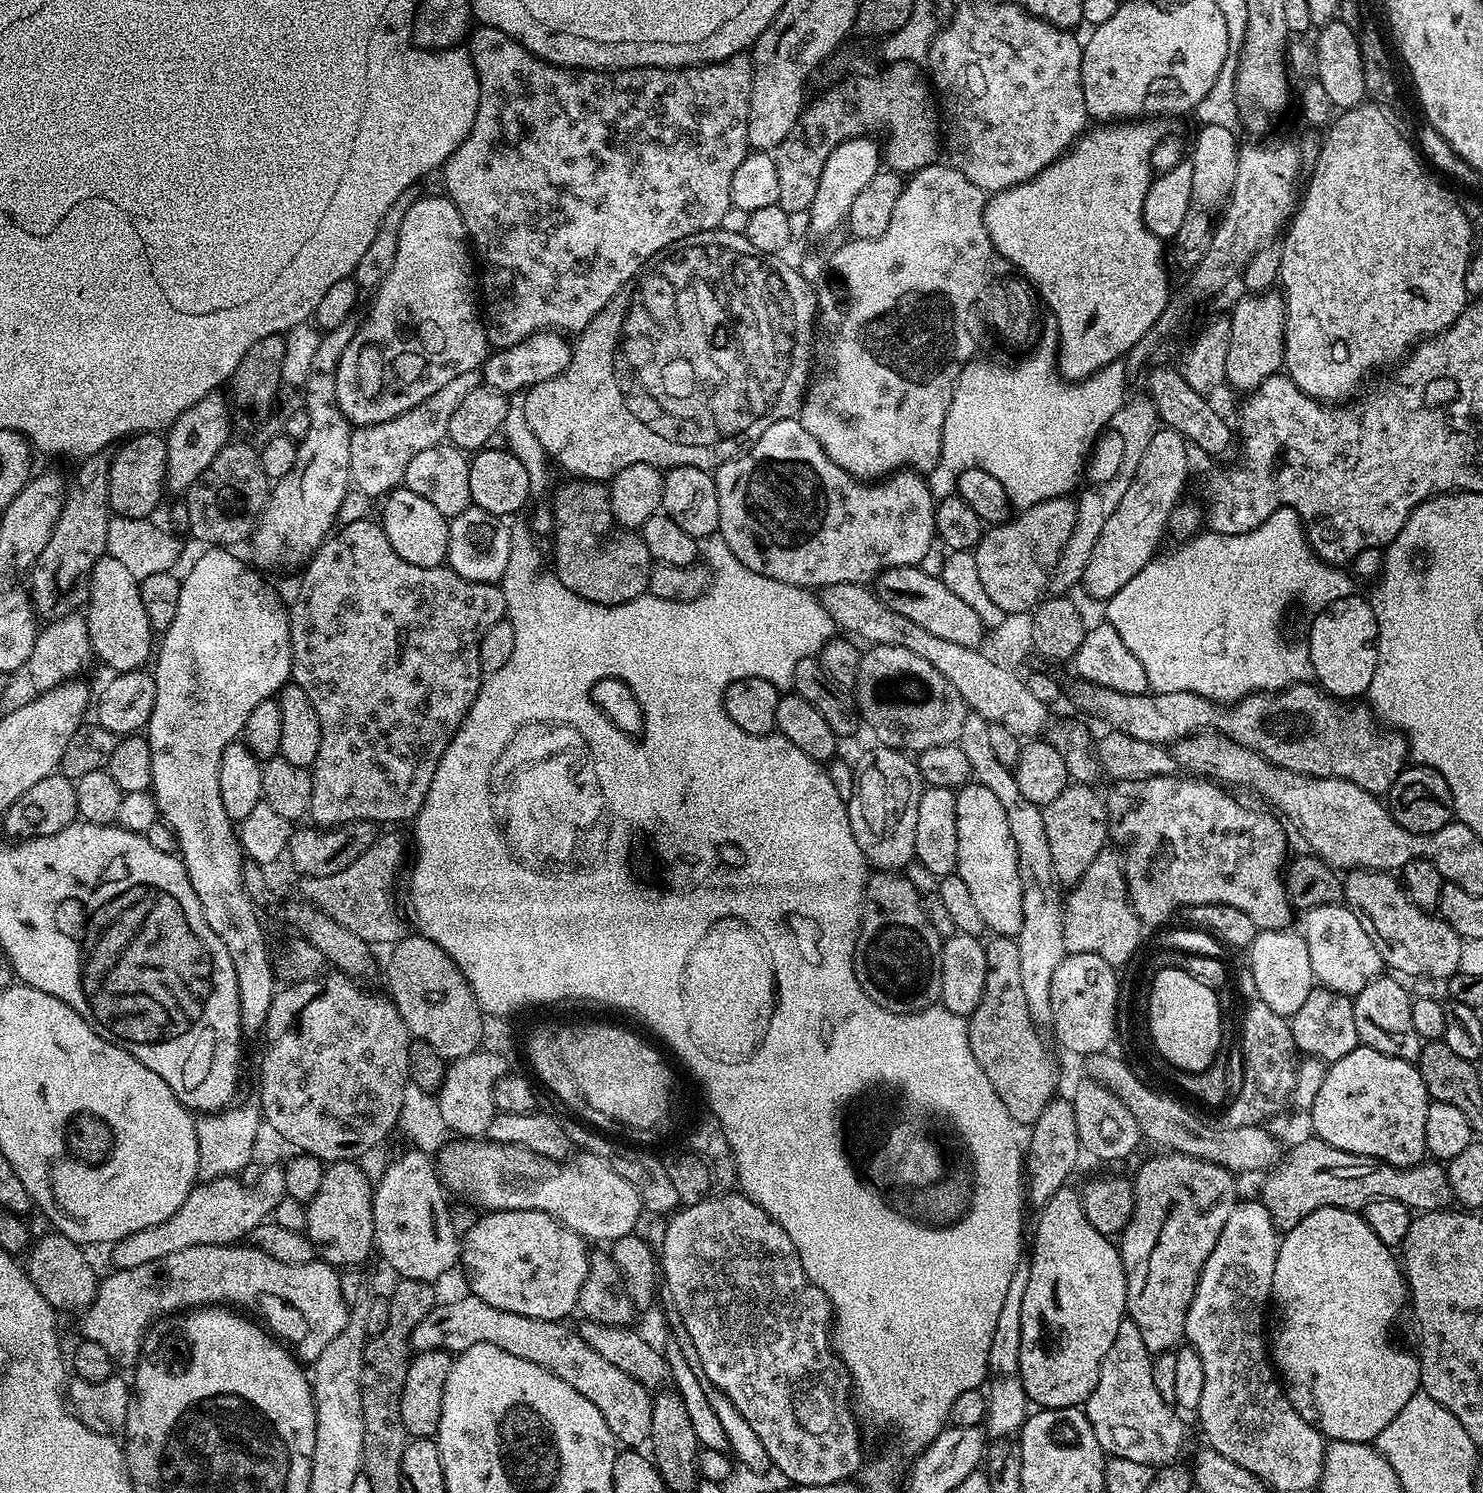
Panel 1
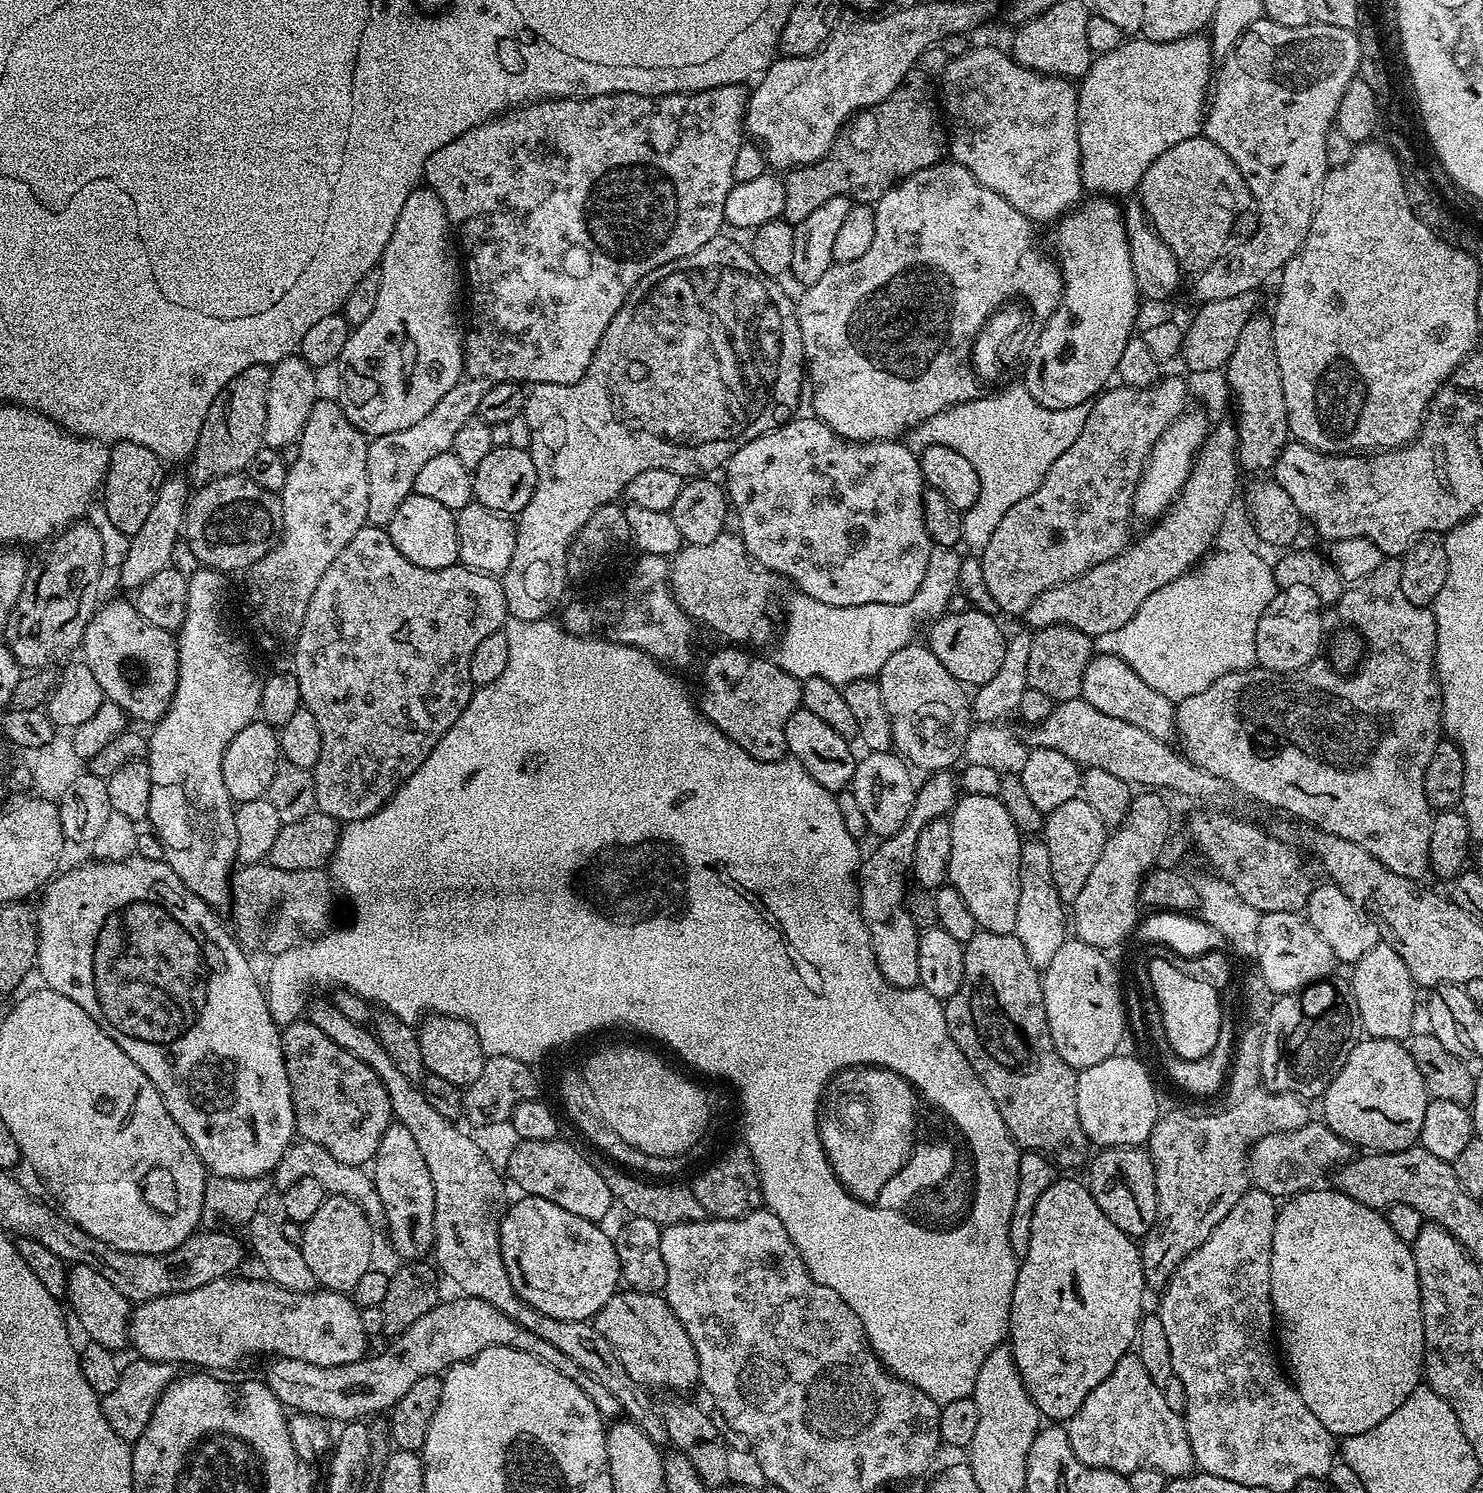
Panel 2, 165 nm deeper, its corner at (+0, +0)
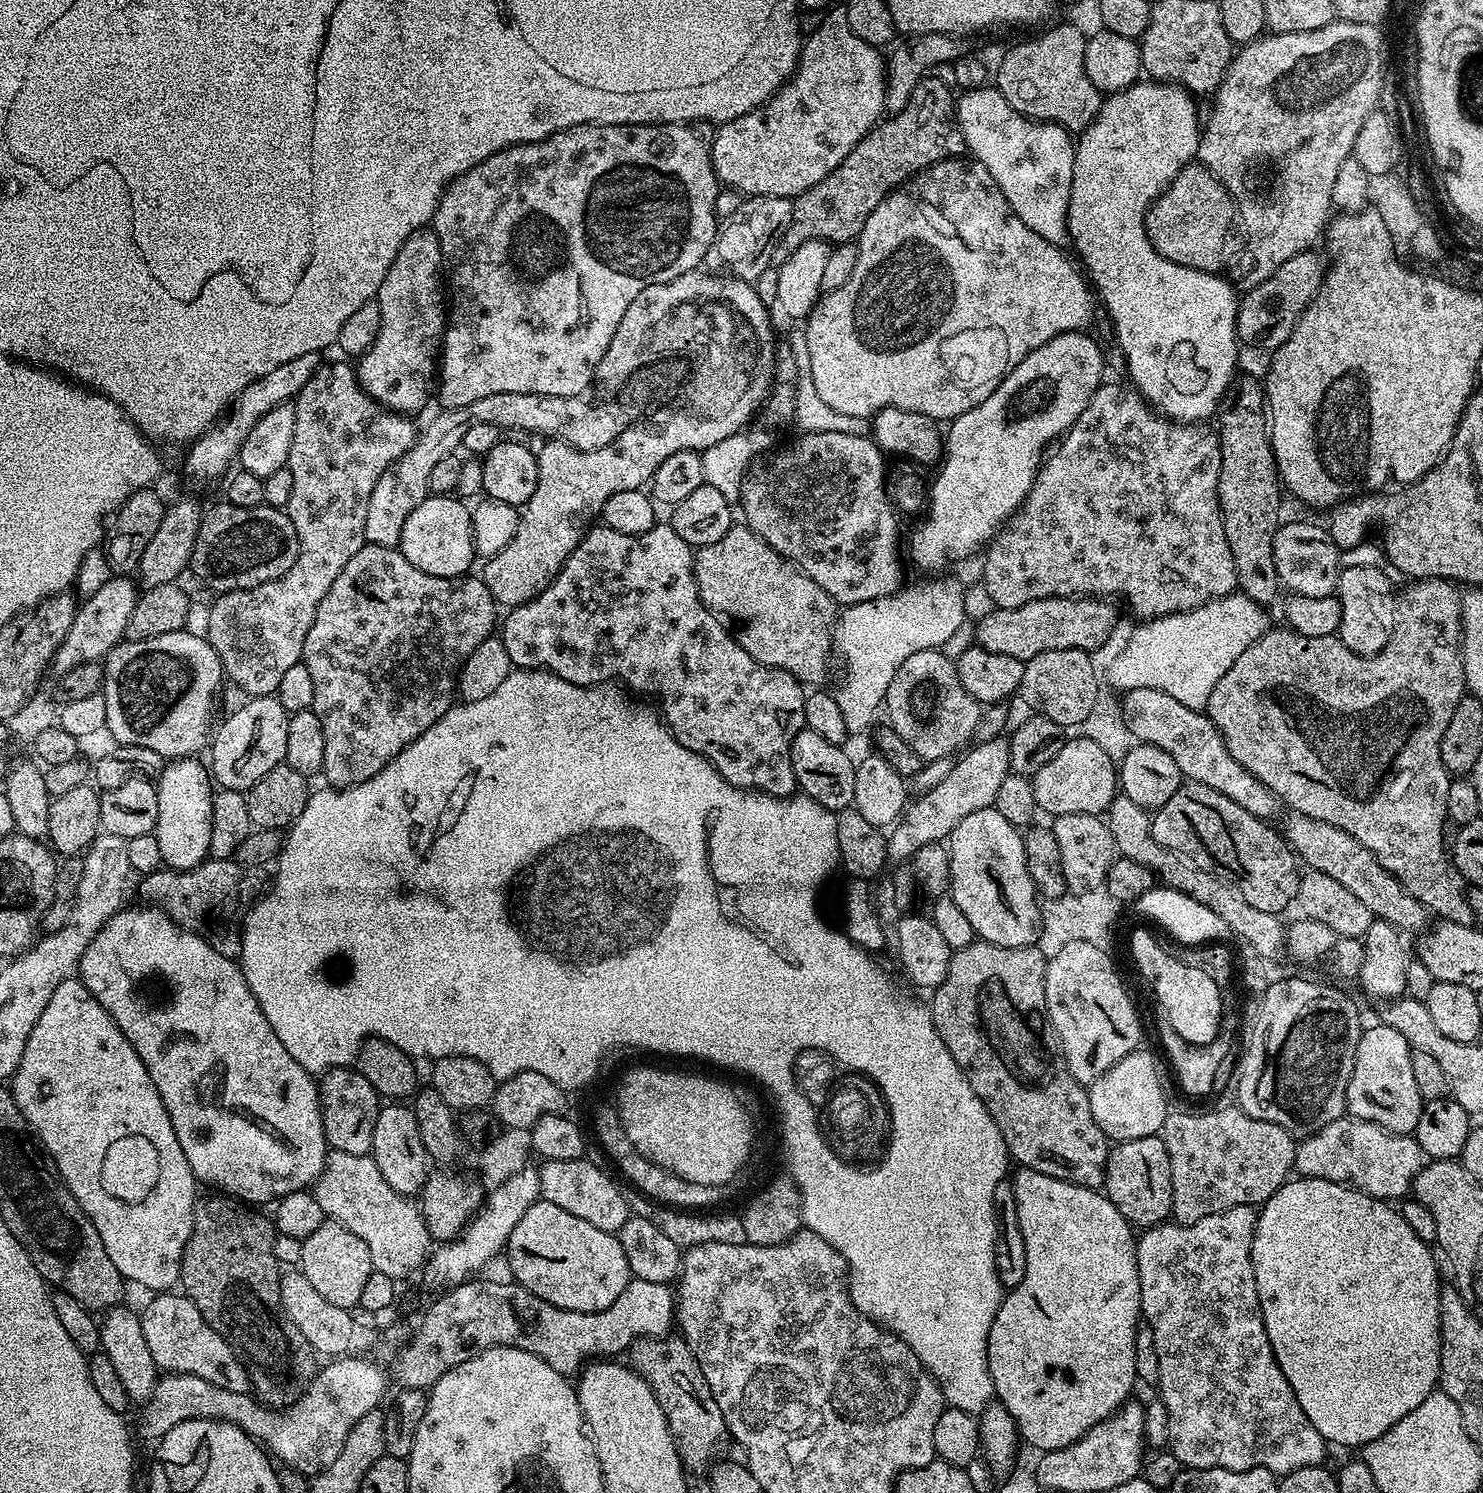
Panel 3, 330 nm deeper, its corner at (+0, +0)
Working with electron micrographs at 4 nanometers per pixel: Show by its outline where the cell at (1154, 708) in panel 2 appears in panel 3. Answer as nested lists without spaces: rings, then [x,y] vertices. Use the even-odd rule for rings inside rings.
[[[1149,688],[1123,693],[1120,708],[1133,737],[1139,743],[1153,744],[1166,750],[1166,754],[1170,754],[1170,758],[1178,762],[1178,770],[1185,781],[1210,786],[1210,790],[1226,794],[1230,802],[1238,802],[1242,810],[1250,810],[1250,814],[1265,822],[1271,821],[1271,816],[1276,811],[1281,811],[1281,801],[1276,799],[1275,794],[1265,784],[1258,782],[1258,778],[1254,778],[1250,770],[1246,770],[1236,761],[1234,754],[1230,754],[1230,750],[1226,748],[1222,734],[1203,711],[1182,706],[1178,698],[1162,694],[1162,690]]]

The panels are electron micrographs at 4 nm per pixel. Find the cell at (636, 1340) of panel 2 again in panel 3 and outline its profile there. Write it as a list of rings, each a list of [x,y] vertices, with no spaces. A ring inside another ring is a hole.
[[[669,1334],[663,1338],[645,1338],[636,1341],[630,1349],[631,1367],[650,1386],[666,1422],[670,1434],[680,1450],[680,1460],[689,1473],[707,1473],[721,1459],[724,1443],[729,1443],[728,1427],[714,1402],[714,1394],[706,1382],[706,1374],[694,1358],[694,1350],[679,1335]]]

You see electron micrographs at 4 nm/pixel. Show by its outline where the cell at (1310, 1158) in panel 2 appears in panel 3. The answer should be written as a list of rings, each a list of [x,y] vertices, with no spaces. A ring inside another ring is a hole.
[[[1345,1114],[1297,1143],[1295,1171],[1304,1178],[1347,1184],[1349,1188],[1376,1200],[1396,1202],[1412,1192],[1412,1183],[1425,1163],[1424,1151],[1422,1146],[1418,1146],[1415,1135],[1400,1136],[1374,1122]]]

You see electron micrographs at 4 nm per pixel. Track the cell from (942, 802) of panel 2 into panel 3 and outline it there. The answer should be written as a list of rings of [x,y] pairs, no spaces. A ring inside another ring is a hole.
[[[997,738],[973,743],[957,759],[954,770],[950,771],[950,774],[934,789],[917,795],[916,801],[913,804],[911,801],[907,805],[906,811],[887,833],[889,861],[911,861],[912,855],[922,850],[922,846],[947,841],[951,837],[954,826],[958,826],[958,822],[962,822],[966,814],[974,814],[974,810],[993,807],[998,798],[998,789],[1010,774],[1009,762],[1010,750],[1007,739]]]

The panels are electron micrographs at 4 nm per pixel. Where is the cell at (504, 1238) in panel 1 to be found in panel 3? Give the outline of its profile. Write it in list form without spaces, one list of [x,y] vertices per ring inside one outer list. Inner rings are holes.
[[[543,1198],[518,1218],[518,1226],[514,1226],[508,1239],[507,1256],[515,1283],[566,1310],[606,1310],[626,1290],[630,1279],[626,1254],[613,1233],[566,1214],[562,1206]]]

